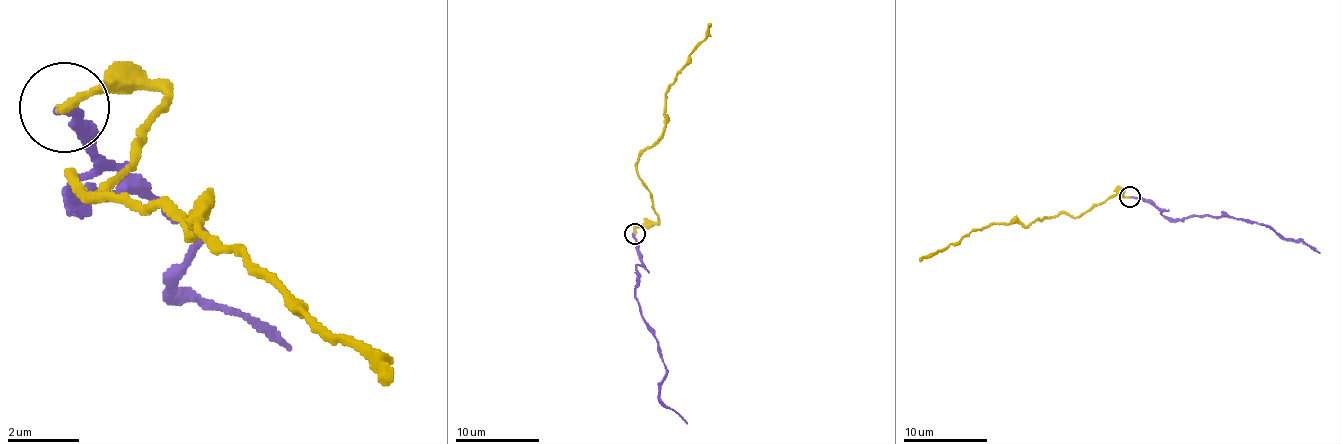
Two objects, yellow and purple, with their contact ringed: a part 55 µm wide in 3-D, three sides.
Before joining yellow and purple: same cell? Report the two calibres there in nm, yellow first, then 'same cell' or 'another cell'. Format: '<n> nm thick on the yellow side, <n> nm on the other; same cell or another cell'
280 nm thick on the yellow side, 200 nm on the other; another cell

